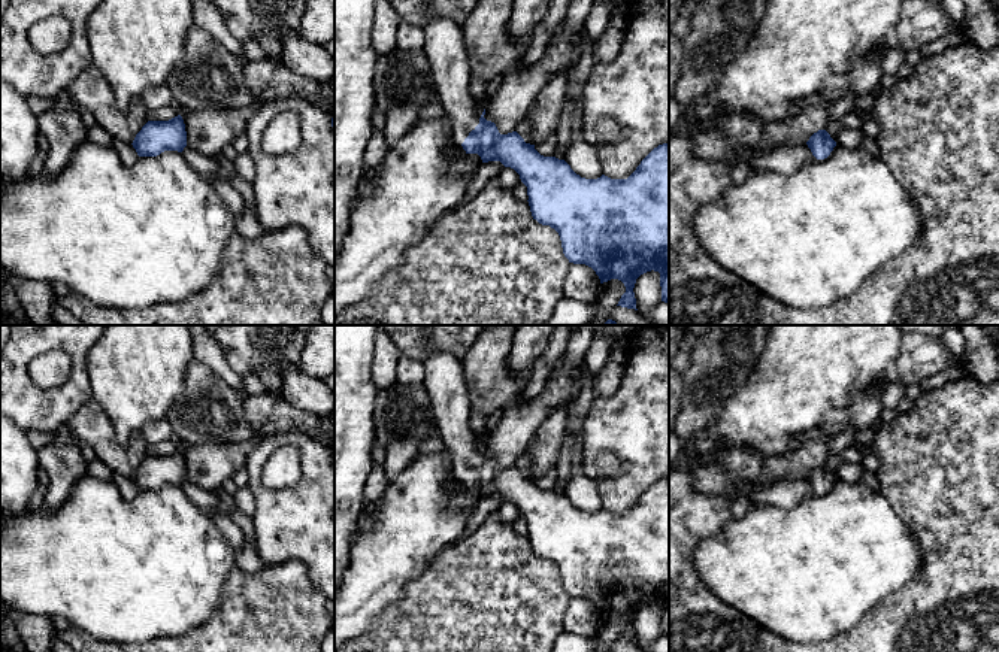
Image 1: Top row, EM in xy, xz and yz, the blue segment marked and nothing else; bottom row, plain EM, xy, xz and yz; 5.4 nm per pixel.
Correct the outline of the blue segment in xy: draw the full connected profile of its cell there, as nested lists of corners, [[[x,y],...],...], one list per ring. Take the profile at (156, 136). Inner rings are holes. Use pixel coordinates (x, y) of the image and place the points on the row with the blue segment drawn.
[[[181,115],[169,121],[148,121],[131,143],[113,140],[124,166],[133,166],[140,157],[157,157],[164,151],[182,152],[187,131]]]

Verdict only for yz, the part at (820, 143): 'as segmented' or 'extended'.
extended

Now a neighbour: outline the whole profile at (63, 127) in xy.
[[[64,90],[52,98],[52,107],[37,116],[39,133],[49,143],[43,172],[61,173],[78,145],[87,140],[87,128],[69,93]]]

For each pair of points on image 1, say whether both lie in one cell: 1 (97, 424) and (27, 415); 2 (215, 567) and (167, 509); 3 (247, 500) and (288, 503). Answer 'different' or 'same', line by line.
1: different
2: same
3: different

